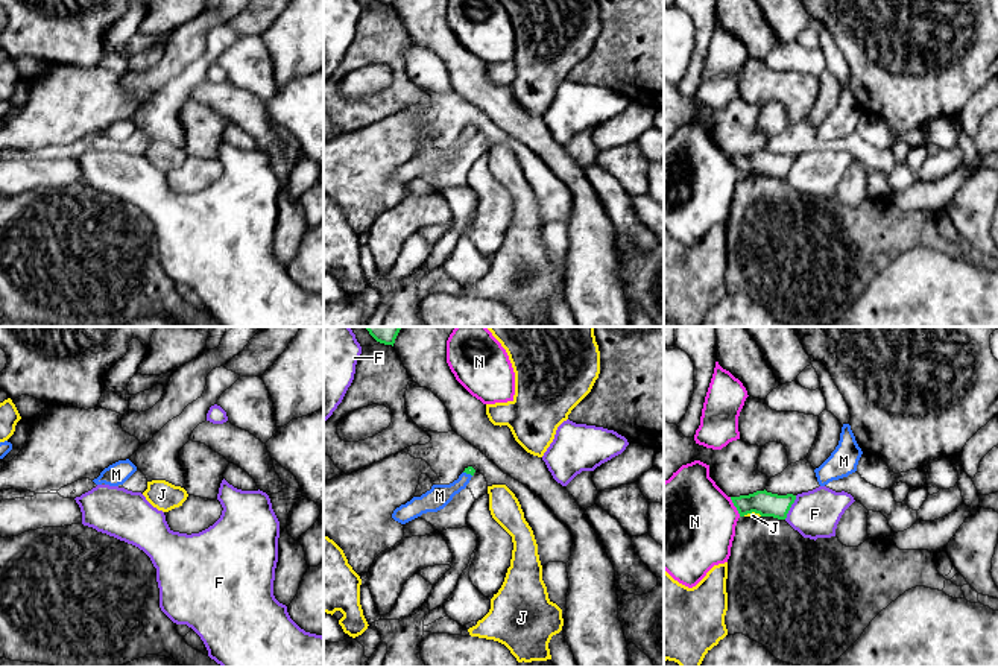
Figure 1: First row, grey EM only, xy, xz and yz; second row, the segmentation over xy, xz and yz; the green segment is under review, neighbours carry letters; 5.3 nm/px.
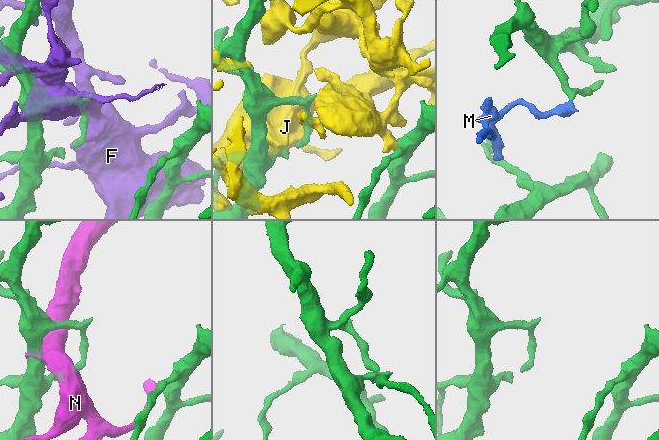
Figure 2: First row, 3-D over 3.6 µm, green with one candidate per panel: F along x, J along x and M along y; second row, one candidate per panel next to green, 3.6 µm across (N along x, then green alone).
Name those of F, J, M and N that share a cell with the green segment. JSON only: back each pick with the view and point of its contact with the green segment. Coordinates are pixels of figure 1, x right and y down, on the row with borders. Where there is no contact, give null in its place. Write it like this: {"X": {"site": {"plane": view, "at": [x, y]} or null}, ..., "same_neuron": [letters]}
{"M": {"site": {"plane": "xz", "at": [468, 473]}}, "same_neuron": ["M"]}

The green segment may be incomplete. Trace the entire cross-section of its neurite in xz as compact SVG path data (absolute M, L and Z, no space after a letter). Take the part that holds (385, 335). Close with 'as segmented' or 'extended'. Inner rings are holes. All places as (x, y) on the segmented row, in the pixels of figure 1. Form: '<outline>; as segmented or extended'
M365 327L369 334L380 343L392 345L403 327Z; as segmented

